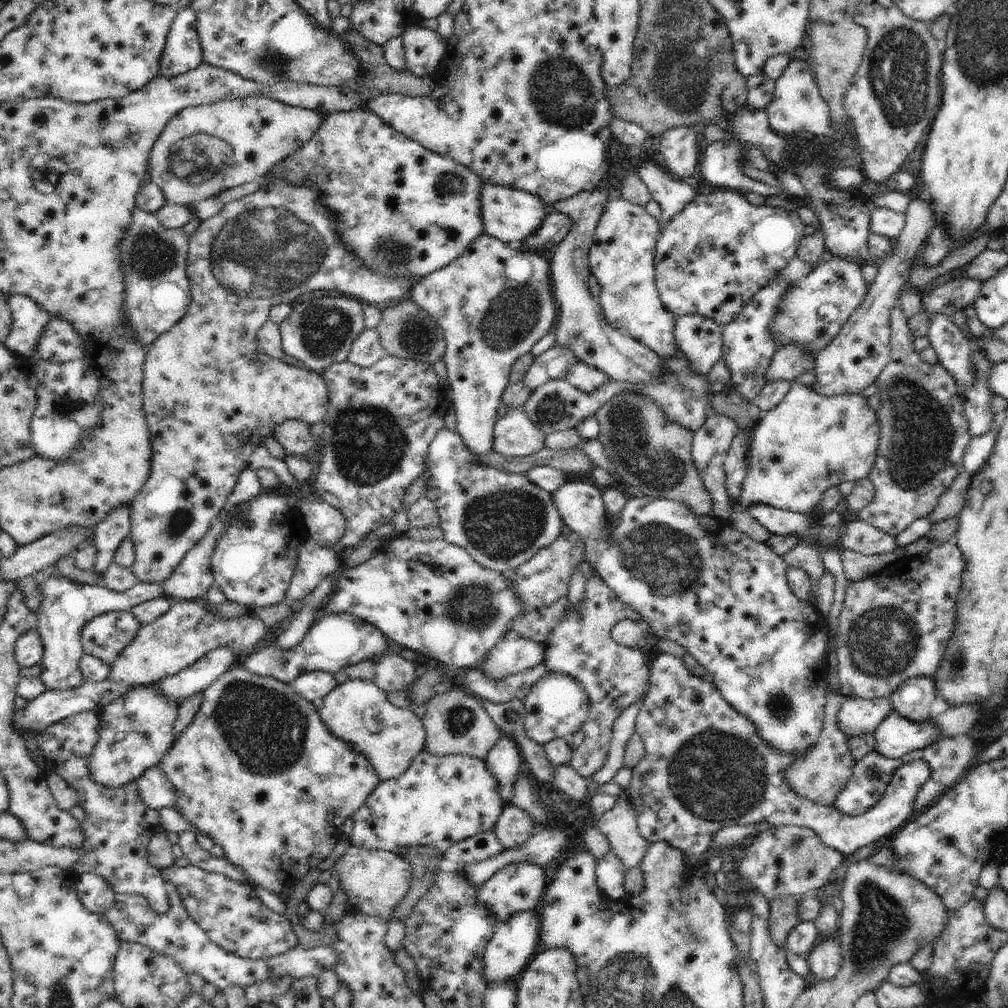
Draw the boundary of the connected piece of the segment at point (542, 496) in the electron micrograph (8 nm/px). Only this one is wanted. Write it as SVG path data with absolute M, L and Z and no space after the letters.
M448 428L438 430L426 454L425 470L428 470L430 476L426 480L428 492L424 497L436 506L440 518L439 528L444 530L444 538L449 544L464 548L484 568L502 573L512 572L542 548L555 542L560 536L564 520L554 506L552 494L530 482L525 473L504 472L495 467L482 466L478 464L478 458L479 455L464 444L460 434Z

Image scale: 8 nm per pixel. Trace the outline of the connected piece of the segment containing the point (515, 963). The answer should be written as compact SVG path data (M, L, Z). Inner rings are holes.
M520 910L514 912L506 922L497 925L497 930L486 946L482 964L482 974L487 984L490 982L510 982L517 980L524 968L528 966L528 962L532 960L536 954L536 946L540 940L541 932L541 917L537 916L536 911Z

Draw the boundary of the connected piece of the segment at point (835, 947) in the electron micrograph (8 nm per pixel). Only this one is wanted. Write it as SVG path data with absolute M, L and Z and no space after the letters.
M826 938L824 942L819 942L806 958L810 971L818 981L834 980L843 962L840 944L835 938Z

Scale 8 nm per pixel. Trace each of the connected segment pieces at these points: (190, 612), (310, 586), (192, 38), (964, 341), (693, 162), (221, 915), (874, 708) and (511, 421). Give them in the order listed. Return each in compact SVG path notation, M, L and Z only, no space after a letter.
M173 601L165 616L151 624L142 625L136 638L114 660L108 679L130 685L157 684L160 680L194 665L194 662L208 652L224 646L230 646L237 659L241 656L248 658L254 654L257 643L264 640L267 630L266 624L251 613L242 618L223 620L197 601Z
M309 538L298 550L297 566L285 598L294 602L308 598L324 578L338 573L341 568L343 565L332 548L320 546Z
M192 6L178 9L160 60L159 76L179 76L195 70L203 63L202 44L196 24L198 16Z
M938 312L929 314L928 339L936 352L938 363L944 366L962 390L972 388L976 382L976 364L970 362L970 339L952 322L950 316Z
M690 127L672 128L660 136L659 151L664 157L666 172L672 180L683 181L699 164L699 135Z
M173 864L162 870L162 876L167 884L178 886L187 915L206 932L211 942L226 952L244 959L259 960L284 954L299 944L290 920L264 906L252 883L238 882L193 865L178 868Z
M848 697L838 712L838 728L846 737L872 734L892 710L888 697L872 699Z
M524 406L508 408L494 426L492 449L504 457L526 457L545 448L546 432L526 418Z

